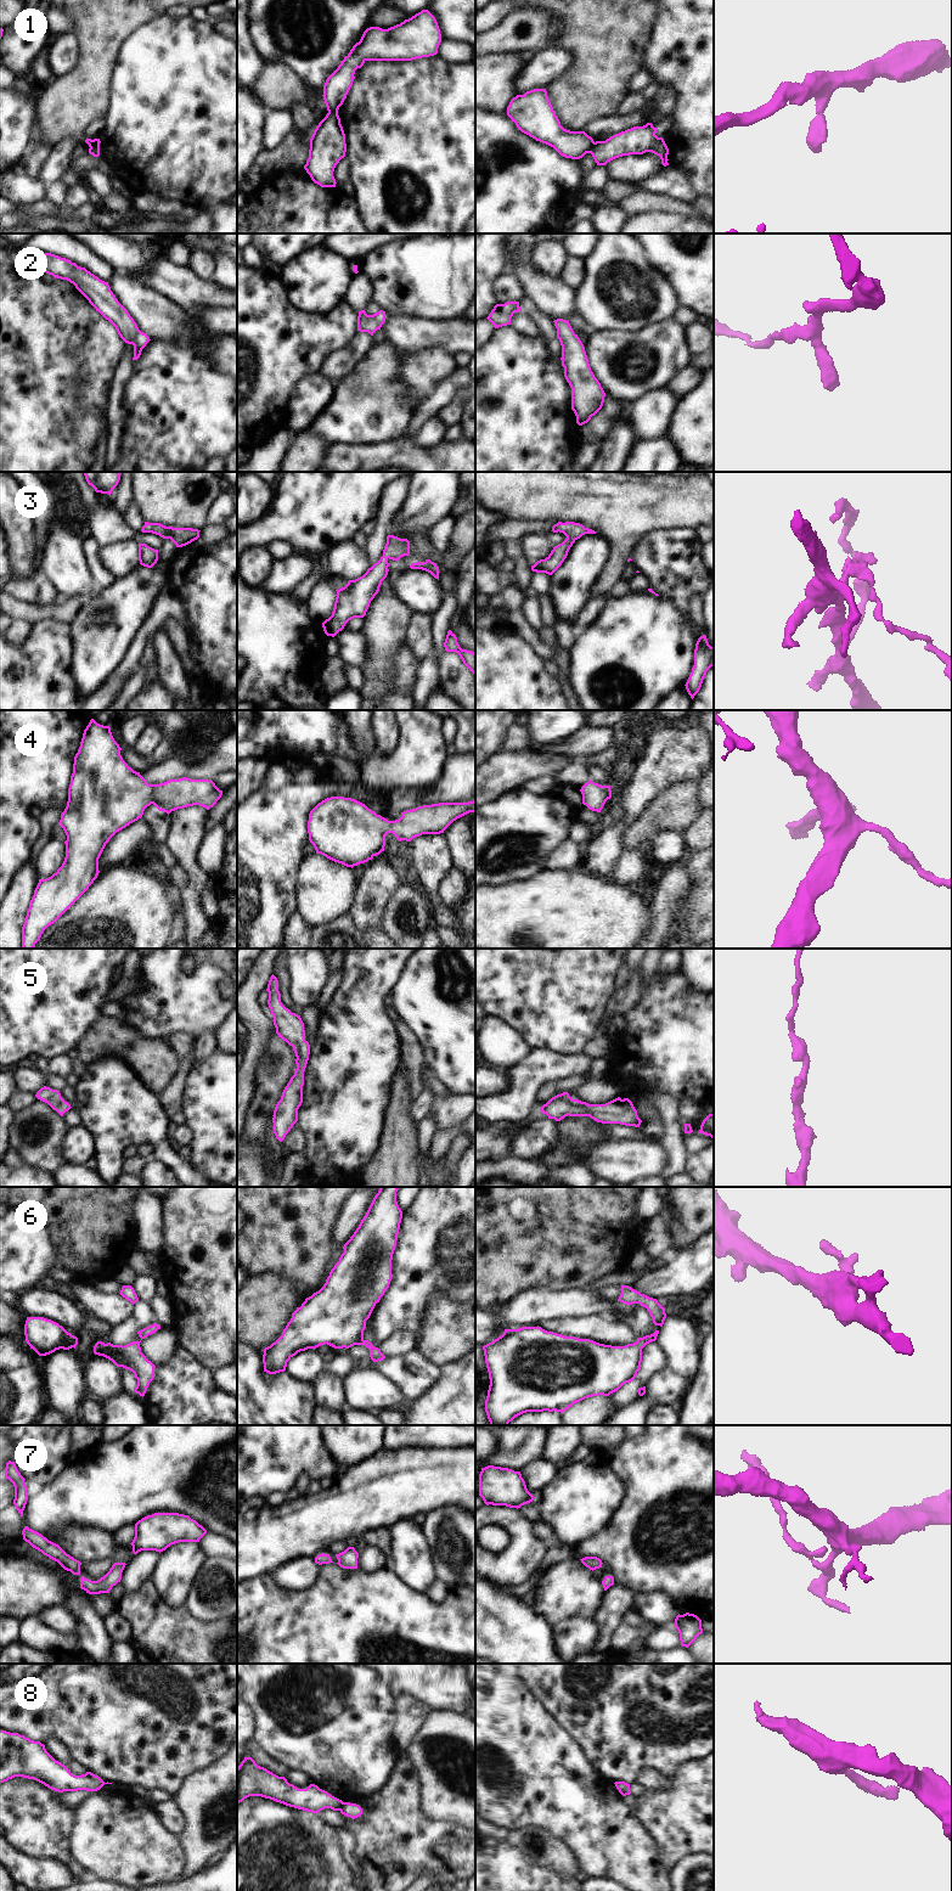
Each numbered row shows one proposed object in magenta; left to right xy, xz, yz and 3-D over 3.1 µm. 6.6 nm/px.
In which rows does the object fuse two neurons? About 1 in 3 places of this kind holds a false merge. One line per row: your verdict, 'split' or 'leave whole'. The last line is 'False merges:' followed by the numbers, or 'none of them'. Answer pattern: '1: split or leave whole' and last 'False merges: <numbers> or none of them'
1: split
2: leave whole
3: leave whole
4: leave whole
5: leave whole
6: leave whole
7: leave whole
8: split
False merges: 1, 8

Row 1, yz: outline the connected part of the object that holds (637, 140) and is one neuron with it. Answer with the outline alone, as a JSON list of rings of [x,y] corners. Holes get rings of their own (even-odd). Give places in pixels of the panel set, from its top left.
[[[652,123],[633,126],[610,136],[605,141],[596,141],[590,153],[597,165],[605,165],[608,162],[623,156],[652,152],[659,156],[661,164],[666,167],[669,165],[669,148],[664,139],[655,135],[657,130]]]

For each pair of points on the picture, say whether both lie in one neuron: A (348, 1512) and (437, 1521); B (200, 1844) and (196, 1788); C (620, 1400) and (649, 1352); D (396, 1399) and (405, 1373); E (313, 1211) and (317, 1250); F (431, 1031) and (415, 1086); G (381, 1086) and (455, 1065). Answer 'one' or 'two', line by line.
A: two
B: one
C: one
D: two
E: one
F: two
G: two

